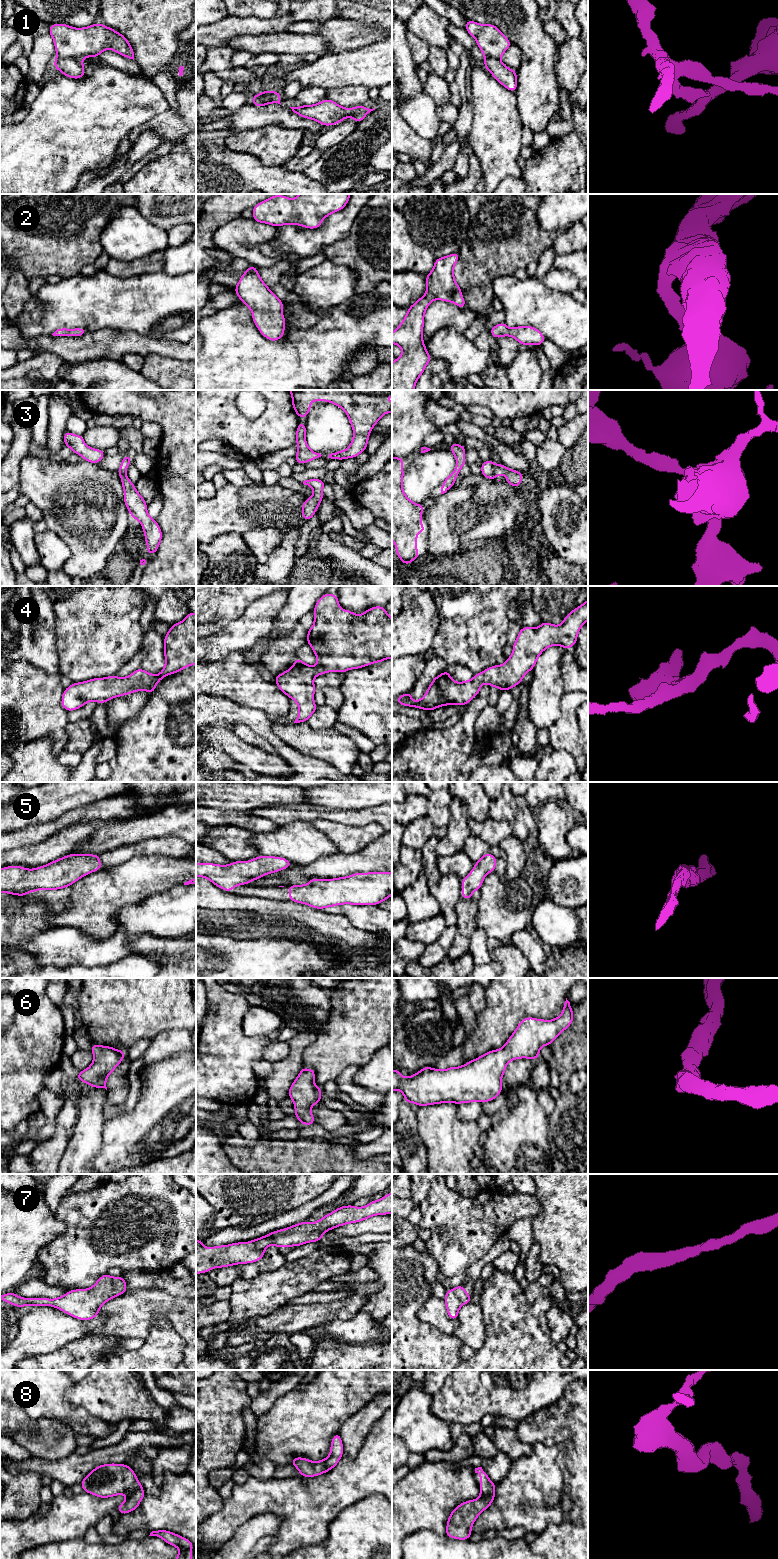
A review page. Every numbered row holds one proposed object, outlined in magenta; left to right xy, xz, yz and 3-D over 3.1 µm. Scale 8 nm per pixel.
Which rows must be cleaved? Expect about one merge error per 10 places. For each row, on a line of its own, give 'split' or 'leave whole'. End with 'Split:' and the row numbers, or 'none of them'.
1: split
2: leave whole
3: leave whole
4: leave whole
5: leave whole
6: leave whole
7: leave whole
8: leave whole
Split: 1

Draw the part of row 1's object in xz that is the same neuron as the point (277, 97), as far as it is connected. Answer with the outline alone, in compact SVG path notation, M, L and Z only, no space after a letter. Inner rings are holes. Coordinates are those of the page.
M269 91L273 94L273 98L272 100L268 103L268 104L271 104L271 103L278 103L281 105L280 103L280 100L283 98L279 92L276 92L276 91ZM252 99L251 100L252 104L254 104L256 107L262 107L262 106L265 106L265 105L268 105L268 104L265 104L262 100L260 99Z

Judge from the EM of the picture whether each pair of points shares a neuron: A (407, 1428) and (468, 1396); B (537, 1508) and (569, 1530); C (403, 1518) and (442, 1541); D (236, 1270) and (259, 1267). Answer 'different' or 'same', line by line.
A: different
B: different
C: different
D: same

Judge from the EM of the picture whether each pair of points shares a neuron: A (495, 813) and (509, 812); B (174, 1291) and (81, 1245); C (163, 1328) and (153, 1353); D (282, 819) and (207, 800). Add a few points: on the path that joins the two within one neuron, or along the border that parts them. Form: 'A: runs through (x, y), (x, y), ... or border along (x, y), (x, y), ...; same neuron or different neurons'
A: runs through (498, 812), (506, 812); same neuron
B: border along (155, 1270), (124, 1271); different neurons
C: runs through (163, 1334), (163, 1343), (159, 1347); same neuron
D: border along (272, 805), (253, 808), (248, 812); different neurons

